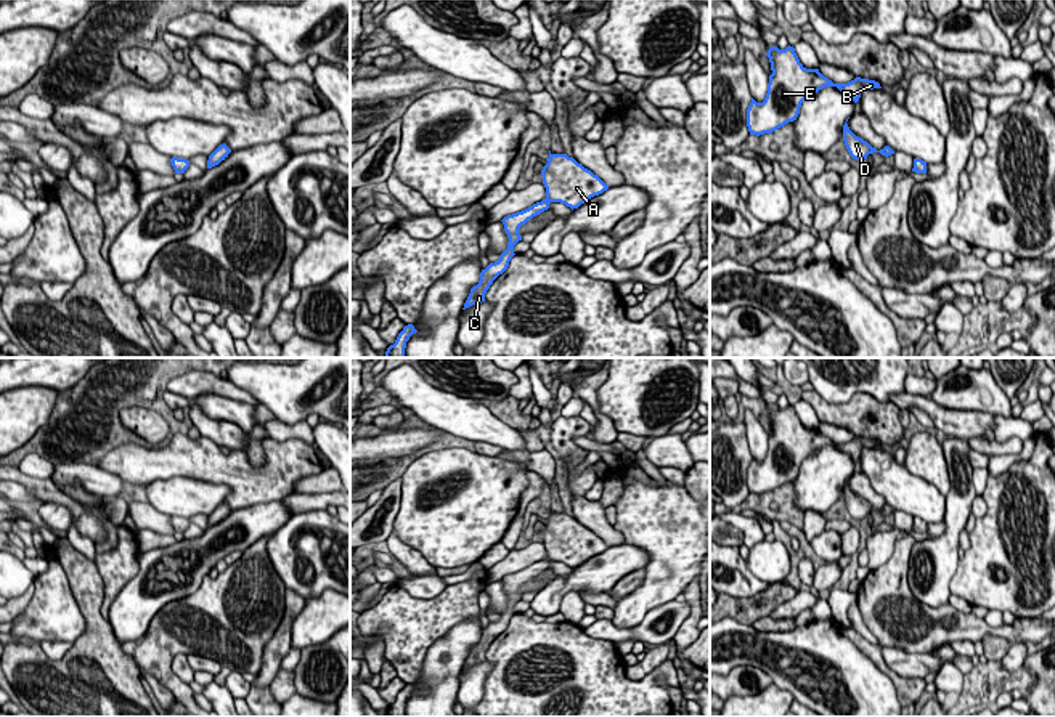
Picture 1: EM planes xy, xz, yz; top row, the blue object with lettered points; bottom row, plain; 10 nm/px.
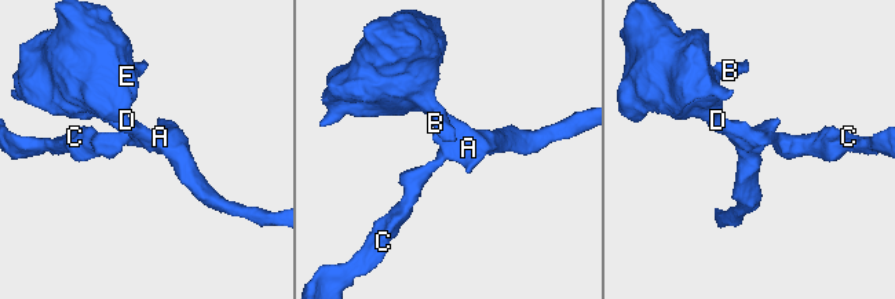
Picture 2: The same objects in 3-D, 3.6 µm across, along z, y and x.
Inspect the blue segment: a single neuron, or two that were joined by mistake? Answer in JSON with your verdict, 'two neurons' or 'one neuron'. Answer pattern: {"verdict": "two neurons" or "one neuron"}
{"verdict": "one neuron"}

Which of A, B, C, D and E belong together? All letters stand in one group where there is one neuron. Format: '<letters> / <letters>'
A B C D E

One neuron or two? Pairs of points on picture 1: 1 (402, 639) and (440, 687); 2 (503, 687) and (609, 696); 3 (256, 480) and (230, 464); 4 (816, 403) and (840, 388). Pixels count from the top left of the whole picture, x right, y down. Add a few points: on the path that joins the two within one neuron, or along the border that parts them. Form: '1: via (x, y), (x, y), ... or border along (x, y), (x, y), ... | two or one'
1: border along (447, 634), (427, 650), (421, 676), (413, 684) | two
2: via (529, 696), (567, 685), (583, 690) | one
3: via (249, 480), (236, 470) | one
4: border along (814, 388), (832, 403), (861, 393) | two

